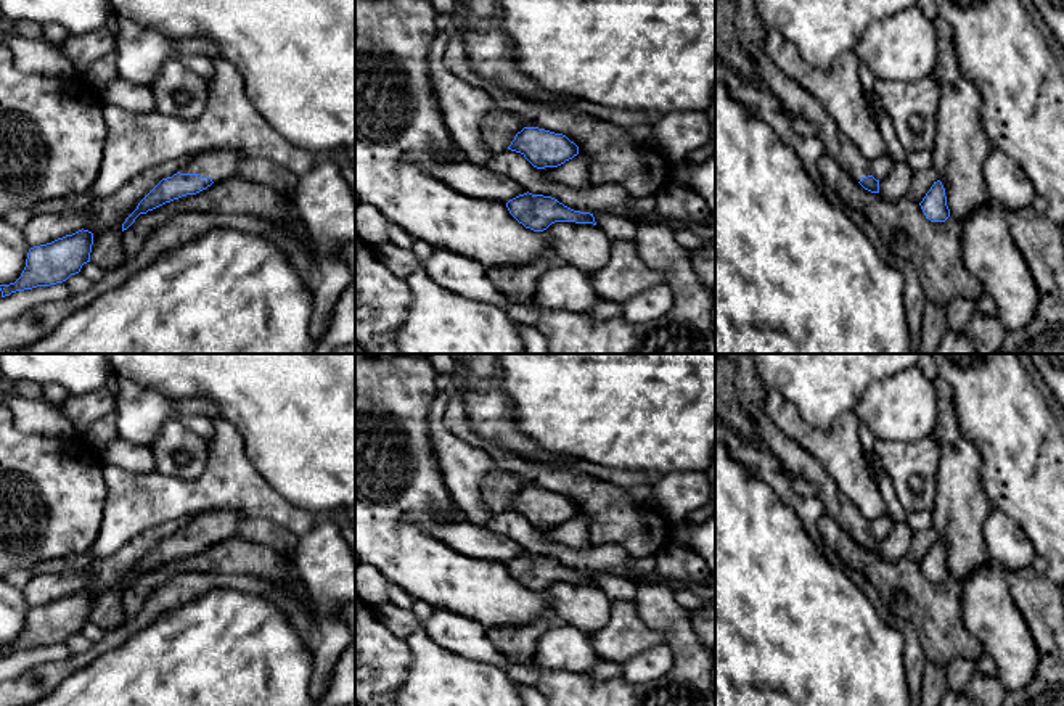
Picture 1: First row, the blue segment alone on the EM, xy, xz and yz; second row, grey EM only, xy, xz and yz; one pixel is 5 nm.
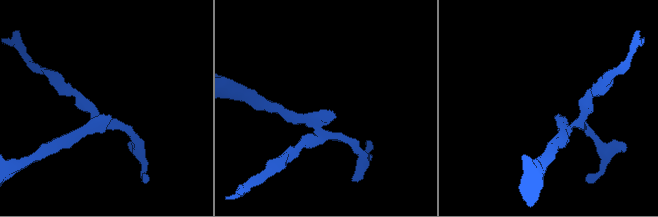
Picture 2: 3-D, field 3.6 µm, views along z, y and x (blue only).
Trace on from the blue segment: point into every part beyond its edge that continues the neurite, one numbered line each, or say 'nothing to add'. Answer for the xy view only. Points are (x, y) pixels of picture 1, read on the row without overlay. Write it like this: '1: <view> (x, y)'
1: xy (217, 526)

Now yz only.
1: yz (749, 386)

